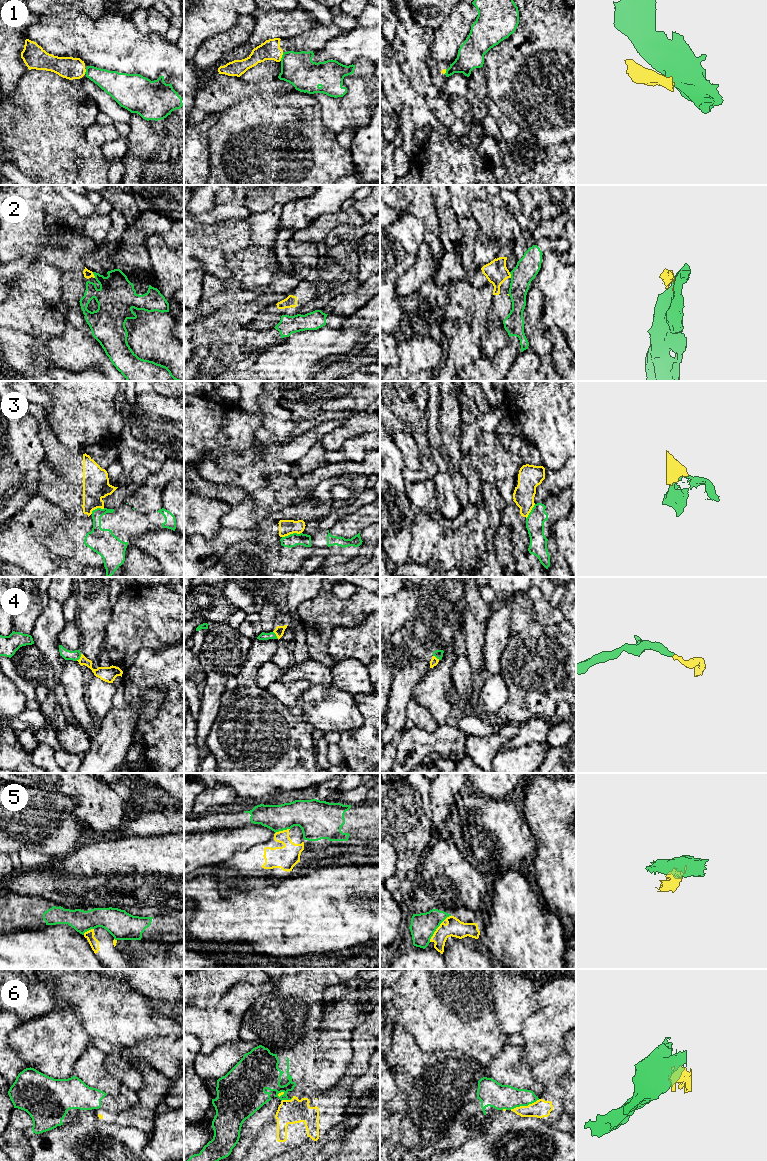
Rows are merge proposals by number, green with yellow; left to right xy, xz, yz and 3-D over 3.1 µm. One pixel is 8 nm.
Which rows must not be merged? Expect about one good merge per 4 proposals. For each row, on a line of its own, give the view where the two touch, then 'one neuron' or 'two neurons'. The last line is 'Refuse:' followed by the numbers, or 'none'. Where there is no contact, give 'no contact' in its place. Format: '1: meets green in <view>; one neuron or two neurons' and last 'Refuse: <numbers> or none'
1: meets green in xz; two neurons
2: meets green in xy; two neurons
3: meets green in xz; two neurons
4: meets green in xy; one neuron
5: meets green in yz; two neurons
6: meets green in yz; two neurons
Refuse: 1, 2, 3, 5, 6

